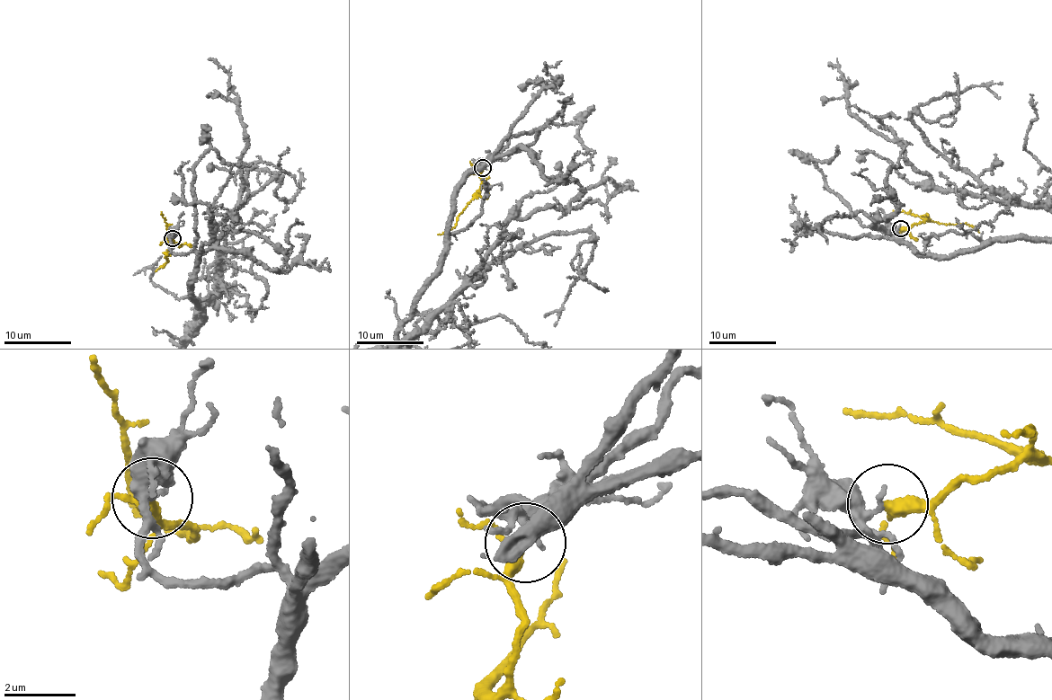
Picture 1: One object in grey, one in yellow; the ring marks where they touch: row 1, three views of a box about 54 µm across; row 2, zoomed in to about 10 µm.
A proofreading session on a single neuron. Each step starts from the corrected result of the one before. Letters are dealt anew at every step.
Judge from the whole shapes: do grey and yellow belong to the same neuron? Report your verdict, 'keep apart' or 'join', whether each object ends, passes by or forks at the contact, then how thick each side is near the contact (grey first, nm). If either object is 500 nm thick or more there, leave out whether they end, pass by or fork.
keep apart | grey passes by | yellow passes by | 240/320 nm

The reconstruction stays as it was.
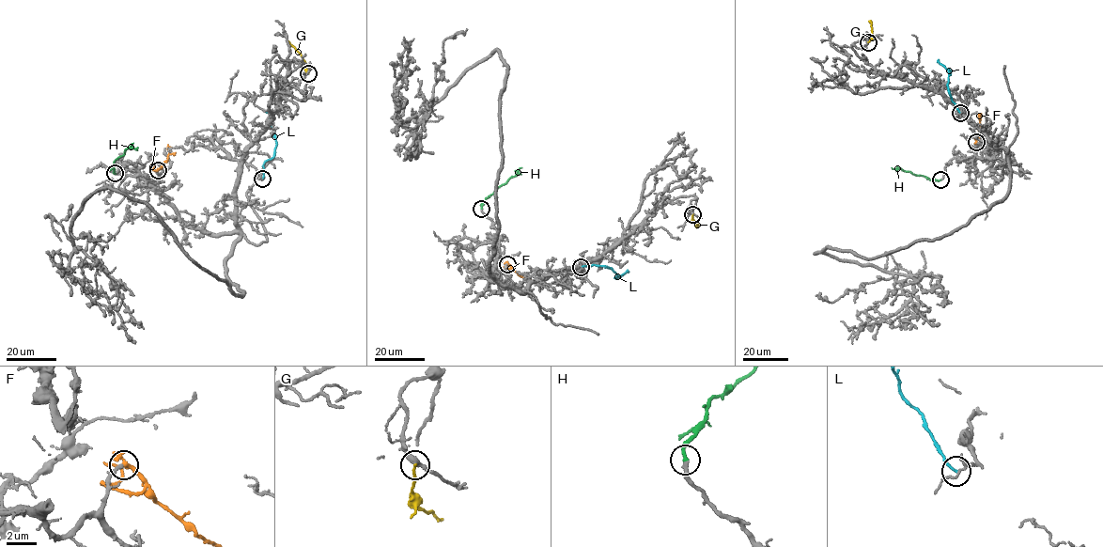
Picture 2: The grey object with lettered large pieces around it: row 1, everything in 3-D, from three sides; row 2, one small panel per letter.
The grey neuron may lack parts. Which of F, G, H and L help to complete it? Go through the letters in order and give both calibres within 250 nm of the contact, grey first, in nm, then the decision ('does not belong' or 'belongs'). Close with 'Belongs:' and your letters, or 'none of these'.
F: calibres 170 and 240 nm; belongs
G: calibres 320 and 150 nm; does not belong
H: calibres 260 and 240 nm; belongs
L: calibres 120 and 180 nm; does not belong
Belongs: F, H

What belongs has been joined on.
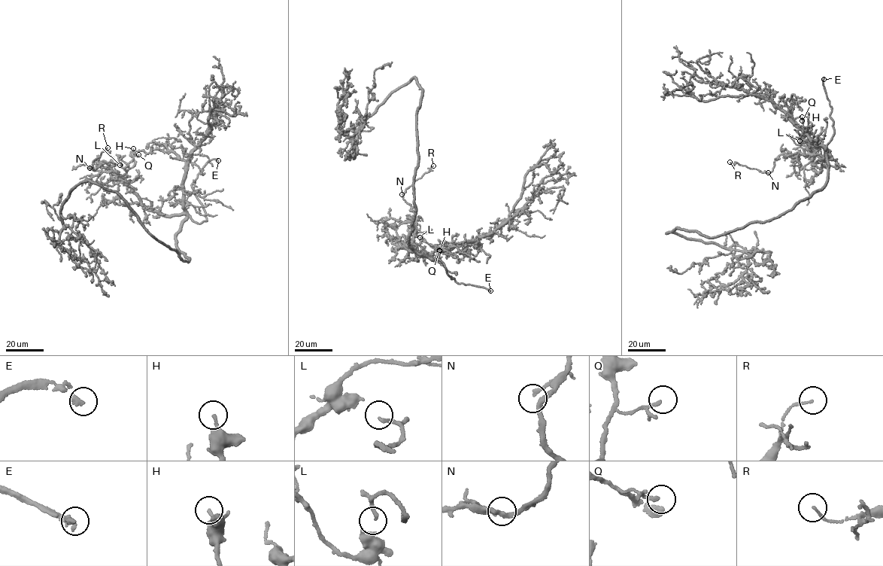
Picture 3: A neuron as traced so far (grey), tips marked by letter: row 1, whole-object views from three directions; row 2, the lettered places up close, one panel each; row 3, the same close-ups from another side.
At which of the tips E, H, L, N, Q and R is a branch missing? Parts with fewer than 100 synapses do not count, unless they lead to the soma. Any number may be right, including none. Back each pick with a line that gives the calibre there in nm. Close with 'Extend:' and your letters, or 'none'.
E: calibre 240 nm
Extend: E

